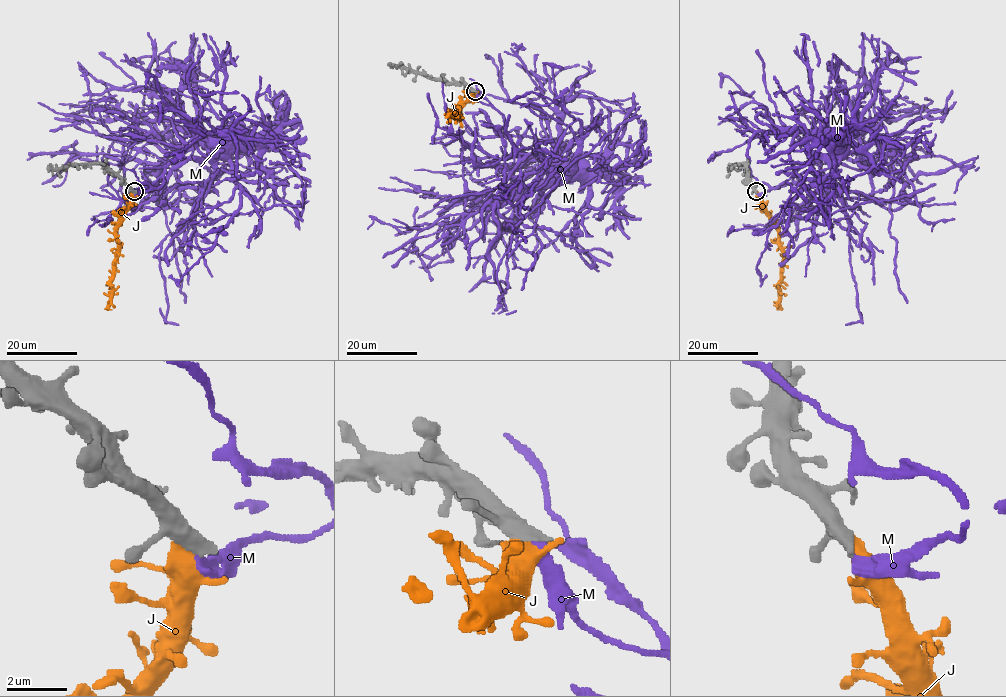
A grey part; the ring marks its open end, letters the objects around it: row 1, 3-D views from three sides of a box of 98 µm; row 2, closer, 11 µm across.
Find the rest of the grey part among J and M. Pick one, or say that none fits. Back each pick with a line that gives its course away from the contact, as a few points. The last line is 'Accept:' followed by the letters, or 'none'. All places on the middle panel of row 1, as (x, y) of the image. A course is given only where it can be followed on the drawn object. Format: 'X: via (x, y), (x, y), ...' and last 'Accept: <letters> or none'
Accept: none

